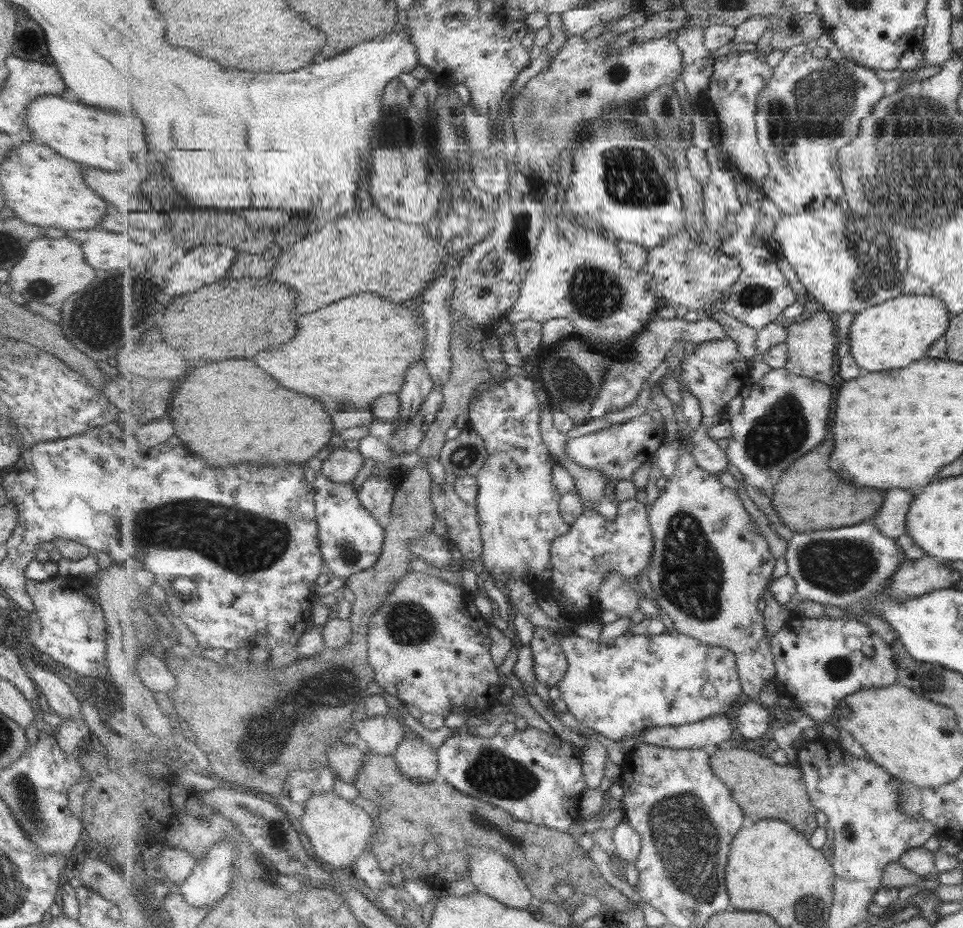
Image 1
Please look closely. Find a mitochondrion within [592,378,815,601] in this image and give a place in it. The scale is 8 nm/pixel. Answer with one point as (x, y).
(781, 430)

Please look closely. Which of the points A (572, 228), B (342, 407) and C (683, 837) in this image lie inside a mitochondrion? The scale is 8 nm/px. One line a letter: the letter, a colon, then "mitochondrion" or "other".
A: other
B: other
C: mitochondrion

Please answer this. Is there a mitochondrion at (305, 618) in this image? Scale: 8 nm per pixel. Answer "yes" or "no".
no

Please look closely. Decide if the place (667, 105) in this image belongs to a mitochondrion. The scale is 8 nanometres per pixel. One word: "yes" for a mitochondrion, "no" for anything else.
yes

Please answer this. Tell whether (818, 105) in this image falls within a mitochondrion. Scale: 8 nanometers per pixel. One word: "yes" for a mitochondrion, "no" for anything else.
yes

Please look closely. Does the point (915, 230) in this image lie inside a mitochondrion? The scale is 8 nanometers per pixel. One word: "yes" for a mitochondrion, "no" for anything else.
yes

